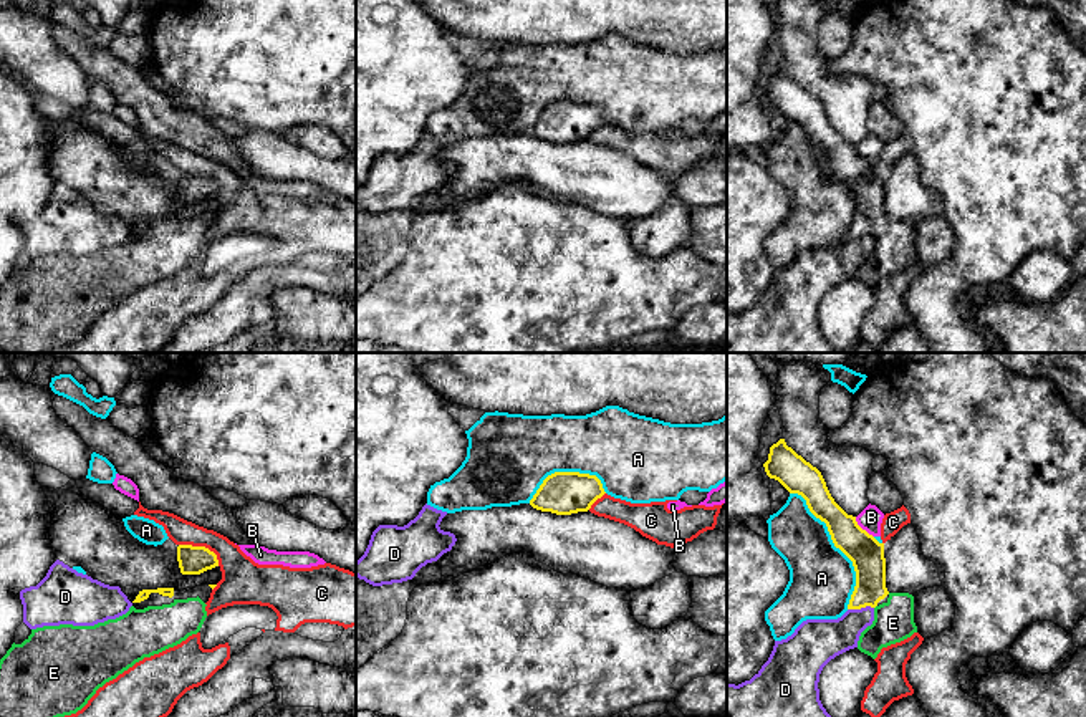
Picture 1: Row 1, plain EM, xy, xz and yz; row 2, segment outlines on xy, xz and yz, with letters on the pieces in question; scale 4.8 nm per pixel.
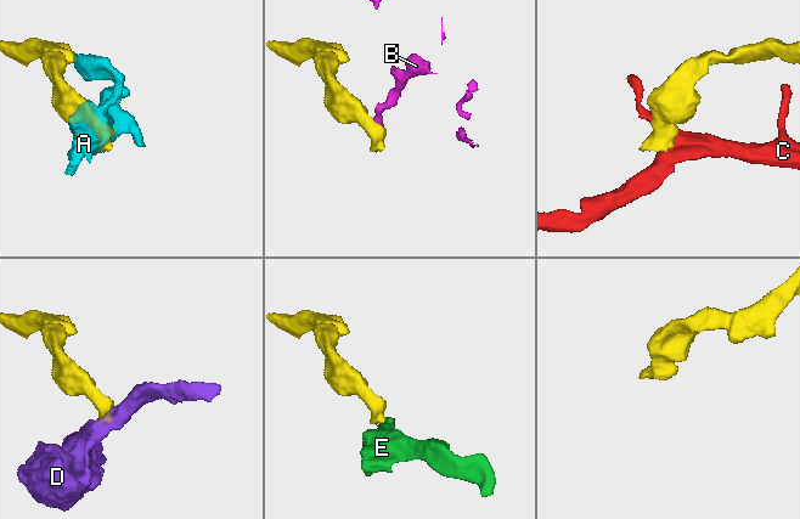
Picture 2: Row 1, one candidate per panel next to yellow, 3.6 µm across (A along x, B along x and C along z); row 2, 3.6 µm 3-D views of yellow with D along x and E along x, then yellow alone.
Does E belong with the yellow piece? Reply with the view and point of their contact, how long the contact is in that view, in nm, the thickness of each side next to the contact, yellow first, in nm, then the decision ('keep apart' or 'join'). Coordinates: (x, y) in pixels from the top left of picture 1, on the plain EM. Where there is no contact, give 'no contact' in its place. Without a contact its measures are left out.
no contact; join

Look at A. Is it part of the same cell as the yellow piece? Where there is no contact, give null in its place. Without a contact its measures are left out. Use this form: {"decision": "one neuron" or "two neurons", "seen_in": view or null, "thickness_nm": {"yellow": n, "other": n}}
{"decision": "two neurons", "seen_in": "yz", "thickness_nm": {"yellow": 160, "other": 320}}

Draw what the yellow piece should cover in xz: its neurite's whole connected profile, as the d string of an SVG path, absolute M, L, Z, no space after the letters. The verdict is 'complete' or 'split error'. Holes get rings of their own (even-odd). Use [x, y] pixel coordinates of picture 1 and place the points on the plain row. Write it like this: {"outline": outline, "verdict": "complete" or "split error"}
{"outline": "M555 101L543 109L530 134L541 141L571 144L588 141L604 123L603 113L596 104Z", "verdict": "complete"}

